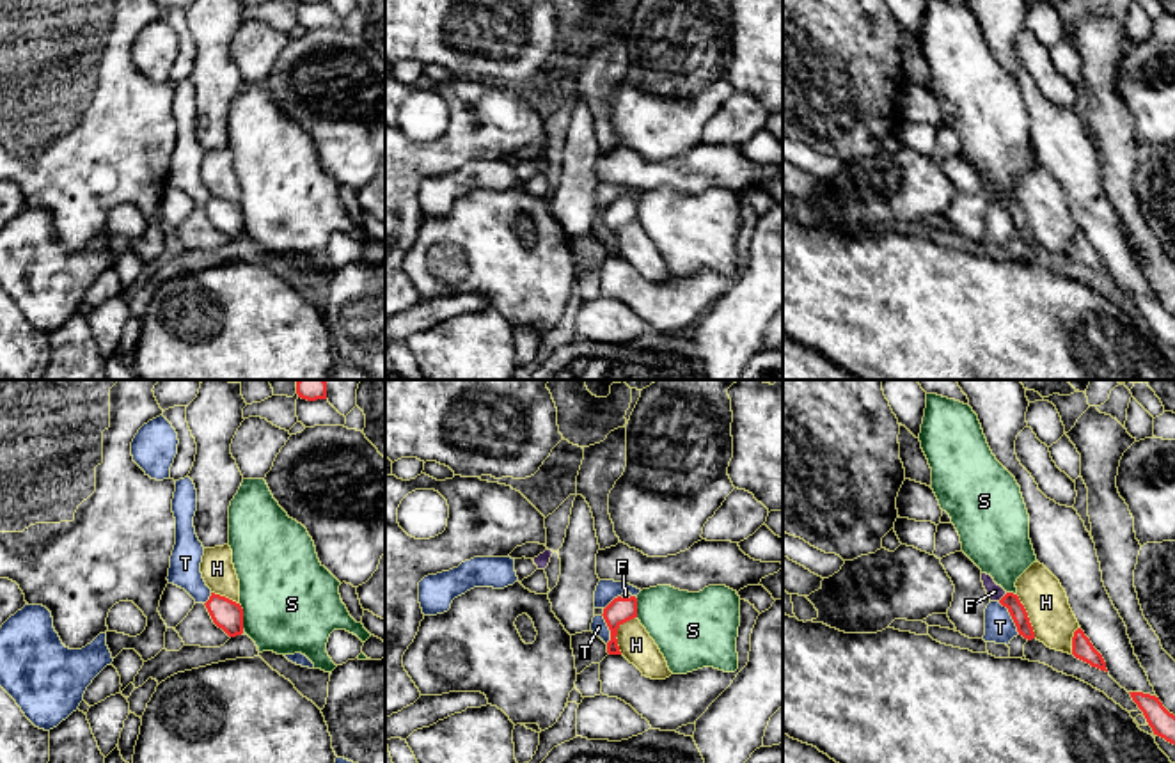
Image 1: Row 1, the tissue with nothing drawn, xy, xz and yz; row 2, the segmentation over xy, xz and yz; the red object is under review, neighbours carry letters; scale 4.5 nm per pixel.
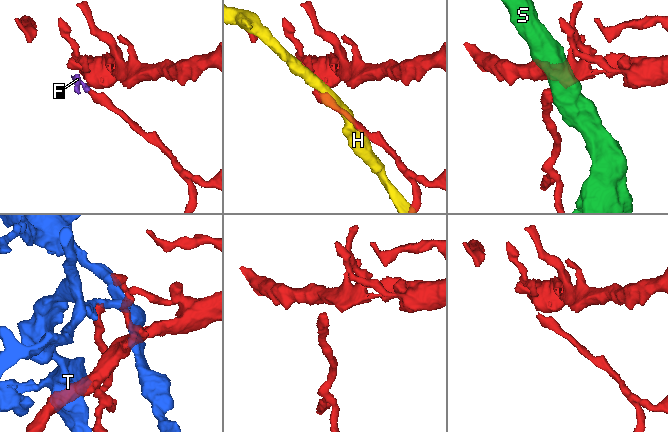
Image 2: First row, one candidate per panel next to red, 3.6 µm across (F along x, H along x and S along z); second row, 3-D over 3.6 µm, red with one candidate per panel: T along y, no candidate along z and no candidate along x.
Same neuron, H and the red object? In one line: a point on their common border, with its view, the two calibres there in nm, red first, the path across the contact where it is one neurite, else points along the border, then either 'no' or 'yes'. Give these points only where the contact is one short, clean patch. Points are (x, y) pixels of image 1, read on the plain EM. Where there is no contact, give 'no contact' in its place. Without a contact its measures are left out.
contact xz (616, 235); calibres 120 and 150 nm; no

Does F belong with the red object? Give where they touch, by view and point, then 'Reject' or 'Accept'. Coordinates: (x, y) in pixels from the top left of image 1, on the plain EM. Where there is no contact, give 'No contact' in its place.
Touches red at yz (1003, 199). Accept

